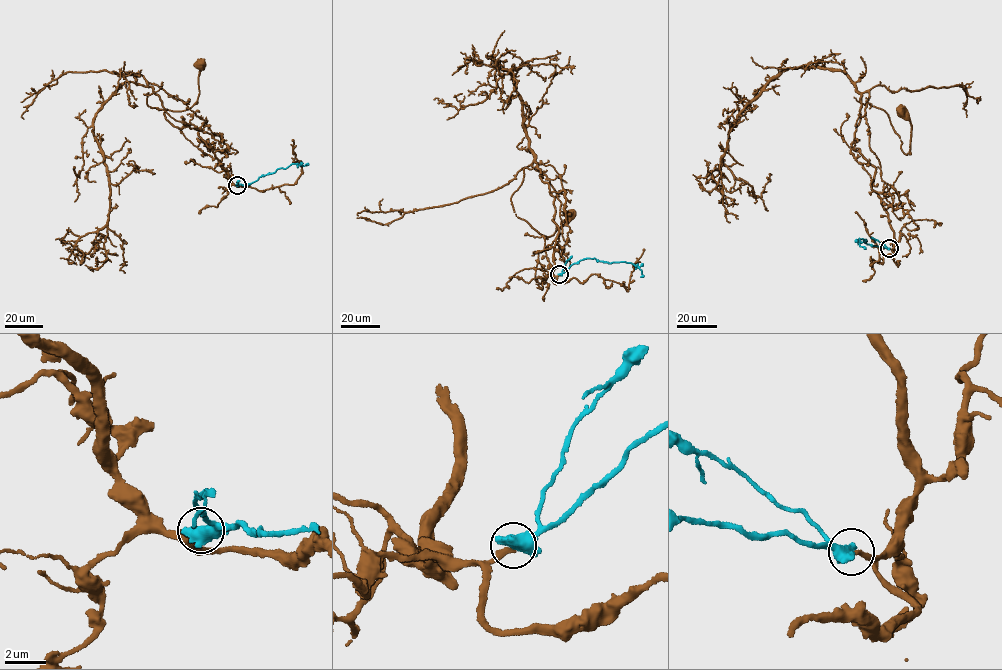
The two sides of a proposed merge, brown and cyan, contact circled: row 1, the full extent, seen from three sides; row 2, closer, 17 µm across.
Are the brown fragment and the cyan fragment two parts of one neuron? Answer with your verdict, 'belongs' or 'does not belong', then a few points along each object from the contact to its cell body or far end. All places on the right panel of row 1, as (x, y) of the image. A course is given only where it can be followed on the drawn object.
belongs; course brown (889, 248), (875, 168), (851, 145), (867, 103), (888, 115), (905, 155), (902, 111); course cyan (889, 248), (871, 246), (860, 238), (859, 245), (865, 249)

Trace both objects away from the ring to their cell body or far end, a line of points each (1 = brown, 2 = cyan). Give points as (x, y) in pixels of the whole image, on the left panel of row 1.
1: (237, 184), (199, 130), (172, 126), (157, 95), (144, 94), (152, 108), (188, 109), (198, 96), (200, 64)
2: (237, 184), (250, 184), (262, 175), (292, 163), (306, 165)

